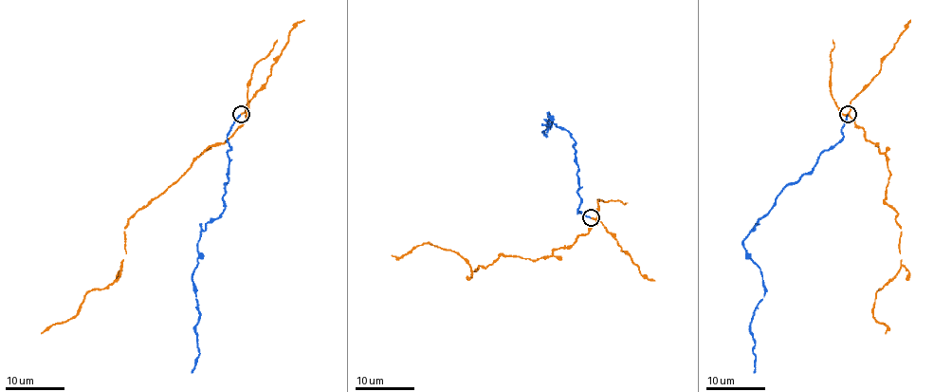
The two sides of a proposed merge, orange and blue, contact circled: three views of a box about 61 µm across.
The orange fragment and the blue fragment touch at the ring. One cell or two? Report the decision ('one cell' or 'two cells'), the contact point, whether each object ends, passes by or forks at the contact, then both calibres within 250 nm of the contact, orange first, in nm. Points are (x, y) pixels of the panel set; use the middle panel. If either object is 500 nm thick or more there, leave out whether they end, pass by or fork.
one cell; at (591, 217); orange passes by; blue ends there; 130 nm thick on the orange side, 160 nm on the other

